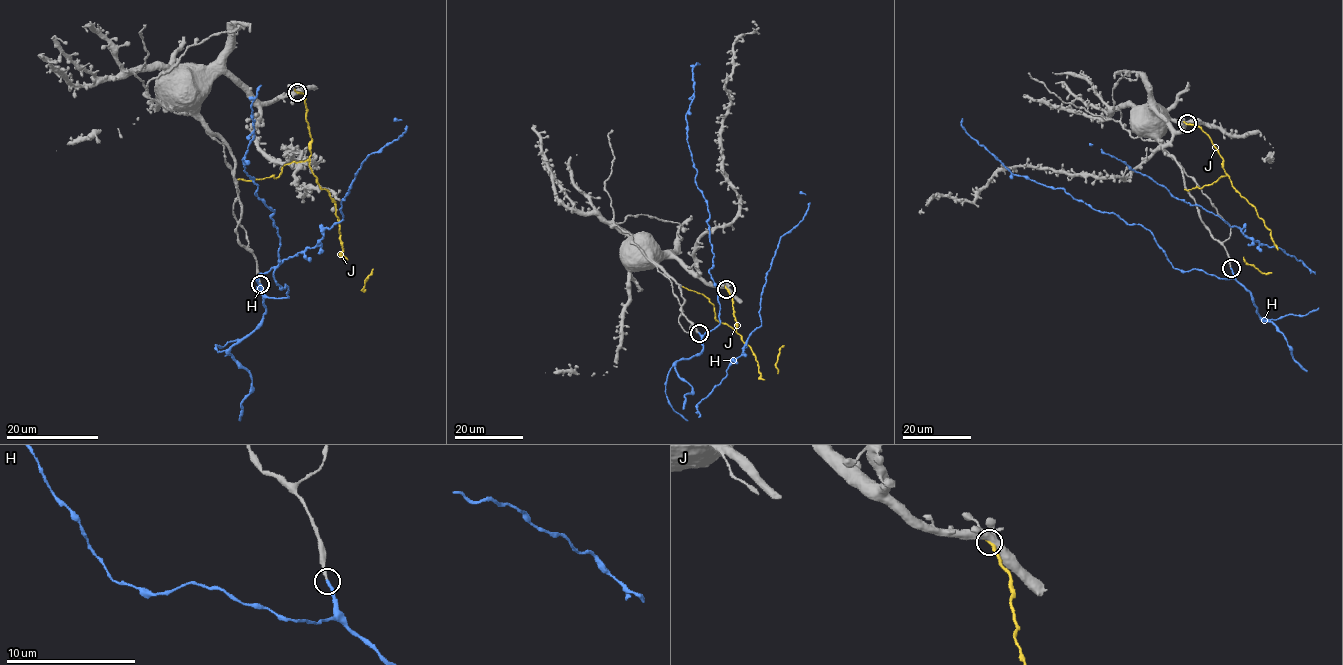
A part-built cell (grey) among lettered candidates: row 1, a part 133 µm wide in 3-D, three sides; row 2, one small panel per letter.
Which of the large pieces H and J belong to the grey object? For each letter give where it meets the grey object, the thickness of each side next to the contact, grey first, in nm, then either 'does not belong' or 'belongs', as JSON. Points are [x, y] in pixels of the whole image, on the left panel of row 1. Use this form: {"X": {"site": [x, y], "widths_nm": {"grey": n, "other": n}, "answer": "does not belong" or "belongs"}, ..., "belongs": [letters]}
{"H": {"site": [260, 284], "widths_nm": {"grey": 260, "other": 280}, "answer": "belongs"}, "J": {"site": [297, 92], "widths_nm": {"grey": 480, "other": 200}, "answer": "does not belong"}, "belongs": ["H"]}

